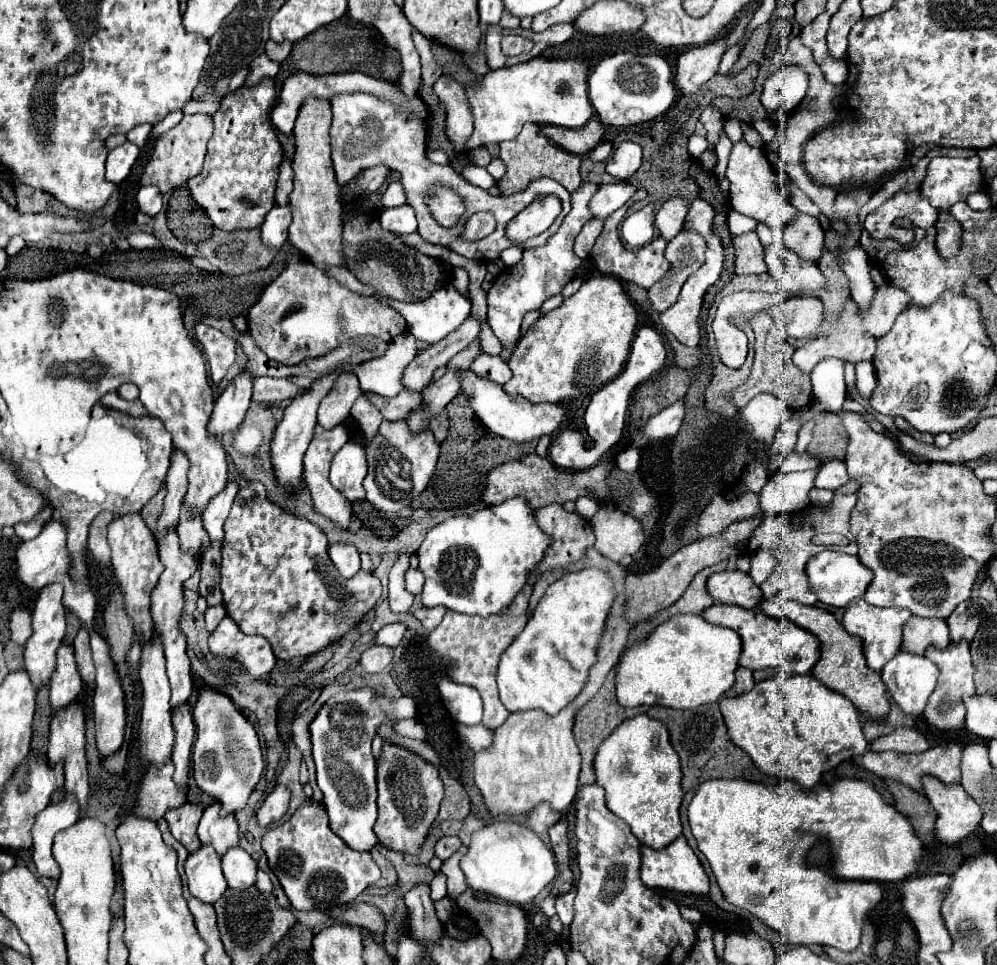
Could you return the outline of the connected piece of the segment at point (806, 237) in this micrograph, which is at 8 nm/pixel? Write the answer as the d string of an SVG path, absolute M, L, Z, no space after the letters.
M797 212L795 220L785 226L785 246L807 260L817 260L823 250L823 228L817 218Z

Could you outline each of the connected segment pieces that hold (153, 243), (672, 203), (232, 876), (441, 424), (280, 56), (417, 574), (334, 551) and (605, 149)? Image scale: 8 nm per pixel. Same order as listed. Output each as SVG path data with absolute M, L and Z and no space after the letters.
M131 232L131 234L127 236L127 240L129 240L129 244L131 244L133 248L137 248L137 250L163 248L163 244L159 244L153 234L145 234L145 232Z
M669 198L661 210L657 212L655 224L659 228L659 234L665 242L669 242L673 236L677 236L683 228L683 218L687 214L687 202L683 198Z
M229 848L223 856L223 874L231 888L249 888L257 882L257 862L245 850Z
M441 412L439 416L435 416L431 422L429 422L429 430L433 430L433 436L437 442L443 442L445 436L447 436L447 414Z
M267 40L267 46L265 46L265 54L271 58L271 60L277 60L277 62L283 62L289 52L291 52L291 42L273 42L273 40Z
M415 568L407 570L407 574L405 574L405 588L411 594L421 594L421 590L423 590L423 574L421 574L421 570L415 570Z
M333 544L329 546L329 558L335 564L335 570L343 578L351 578L361 570L359 552L351 544Z
M601 142L595 150L589 152L589 158L595 160L595 162L603 162L603 160L607 160L609 154L611 154L611 144L609 142Z

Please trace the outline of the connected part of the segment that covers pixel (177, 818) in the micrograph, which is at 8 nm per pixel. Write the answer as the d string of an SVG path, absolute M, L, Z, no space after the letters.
M193 804L193 808L173 808L165 816L165 820L169 822L171 834L189 852L197 852L197 848L201 848L201 842L197 838L197 824L201 820L201 814L203 814L203 808Z

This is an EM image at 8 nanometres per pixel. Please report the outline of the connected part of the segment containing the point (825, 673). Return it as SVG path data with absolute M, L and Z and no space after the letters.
M773 598L773 600L763 600L761 602L761 610L765 614L771 614L775 618L783 618L789 620L793 624L797 624L799 628L815 634L821 642L821 660L817 662L817 666L811 670L811 676L815 676L815 680L819 680L821 684L825 684L827 688L831 688L833 692L839 692L843 696L847 696L859 712L867 714L873 720L883 720L889 714L889 698L887 698L887 688L881 682L881 674L867 668L865 664L865 656L863 656L863 642L851 634L847 634L847 630L837 622L837 618L833 614L829 614L823 608L817 606L803 606L797 602L787 602L783 598Z

